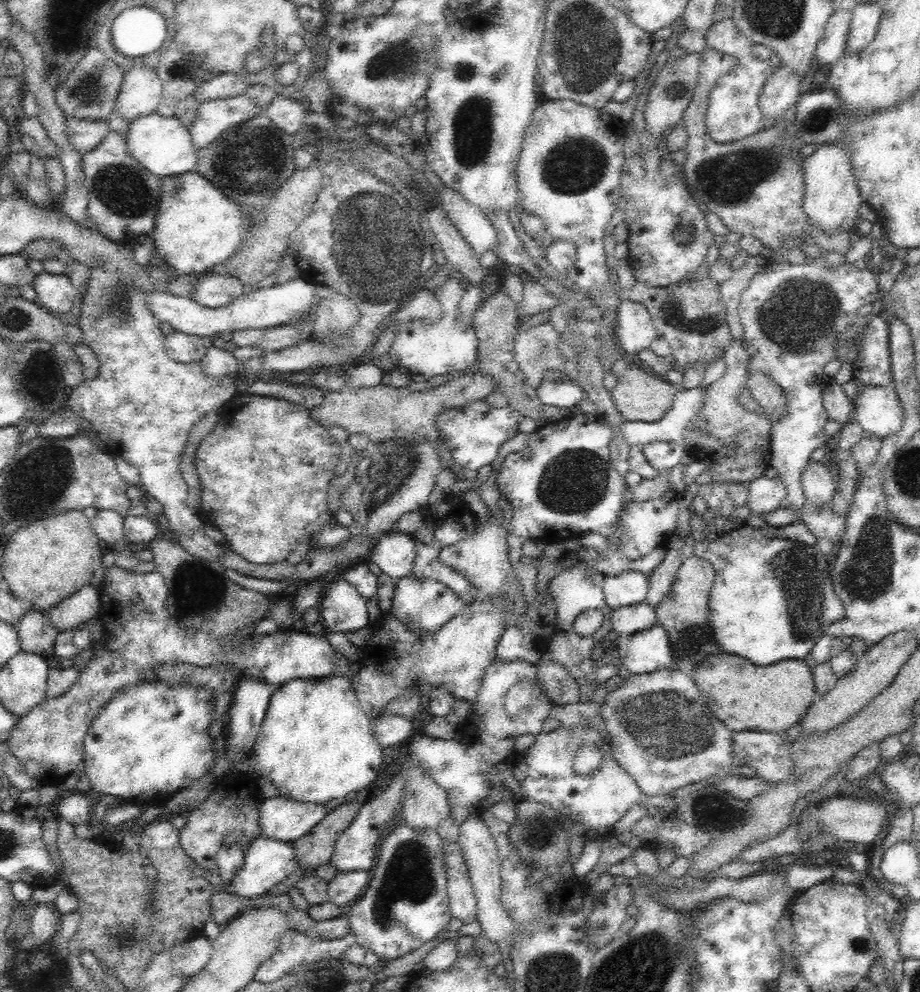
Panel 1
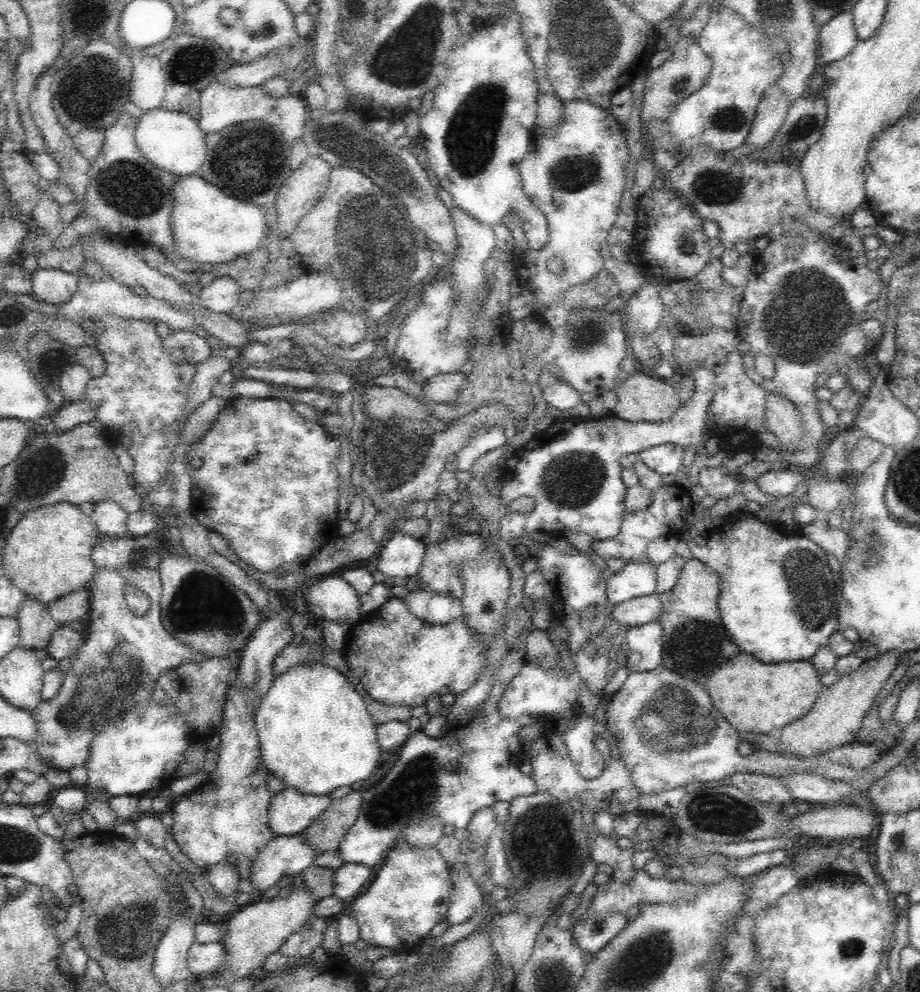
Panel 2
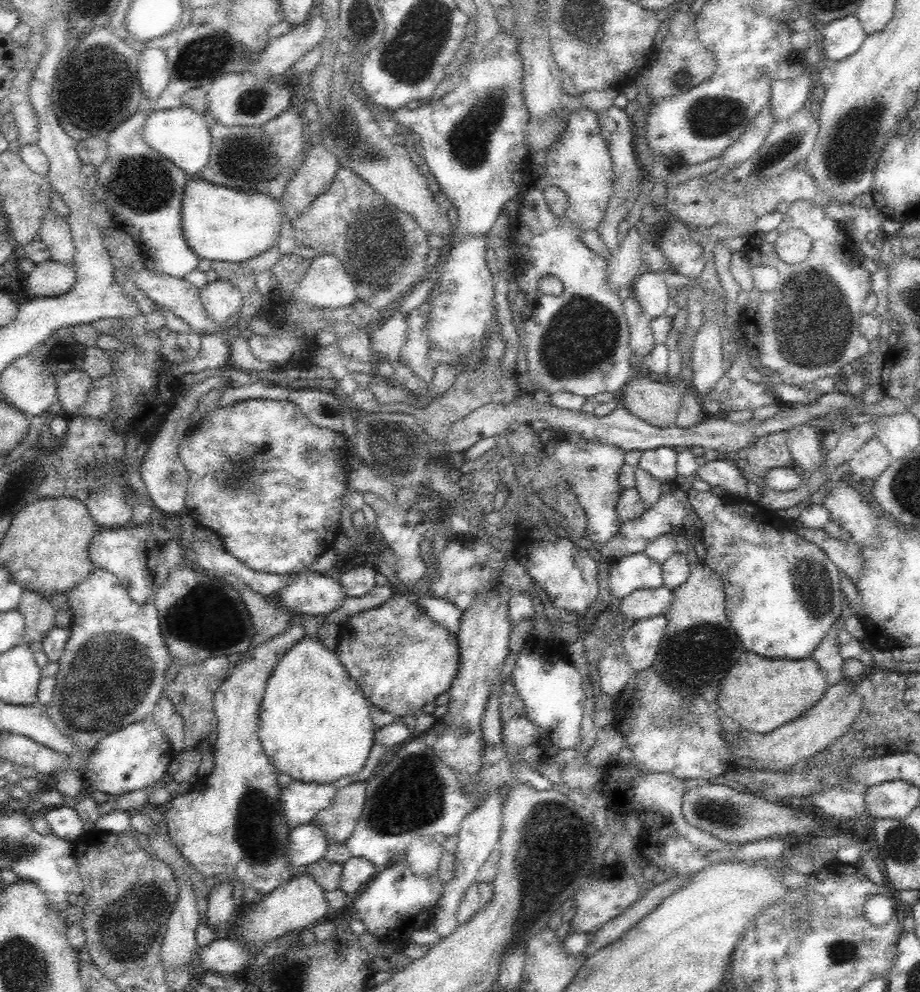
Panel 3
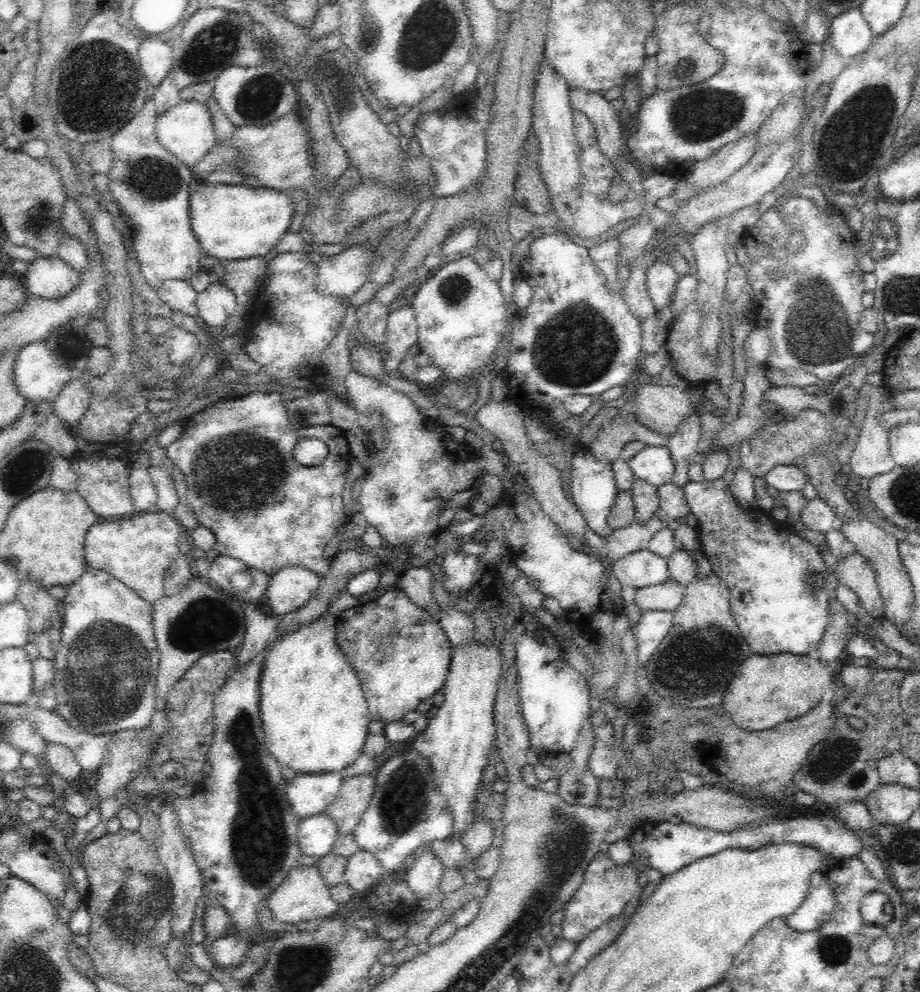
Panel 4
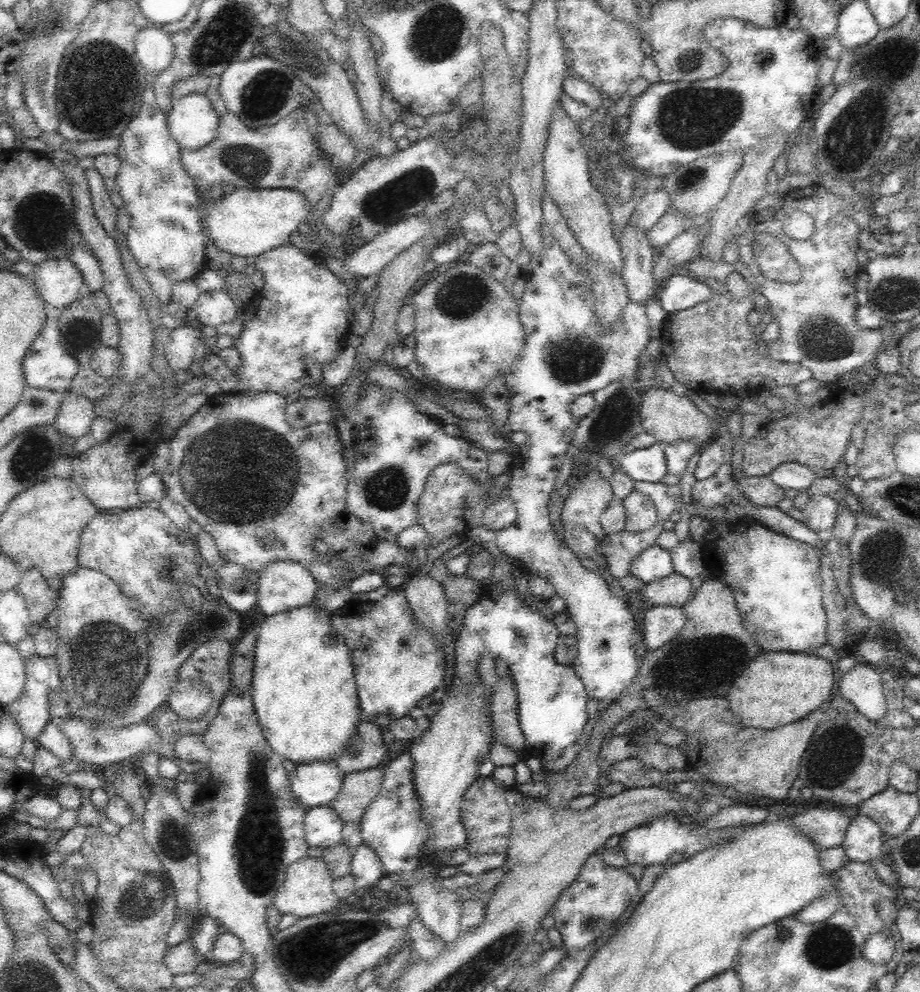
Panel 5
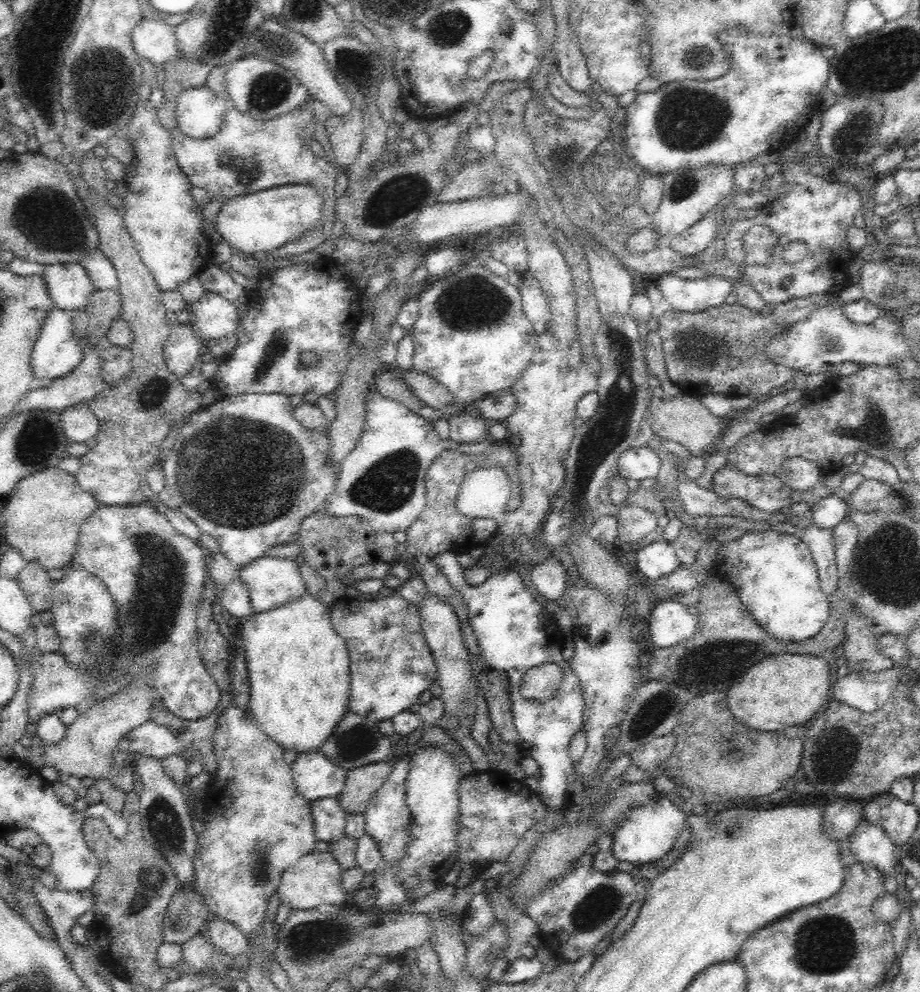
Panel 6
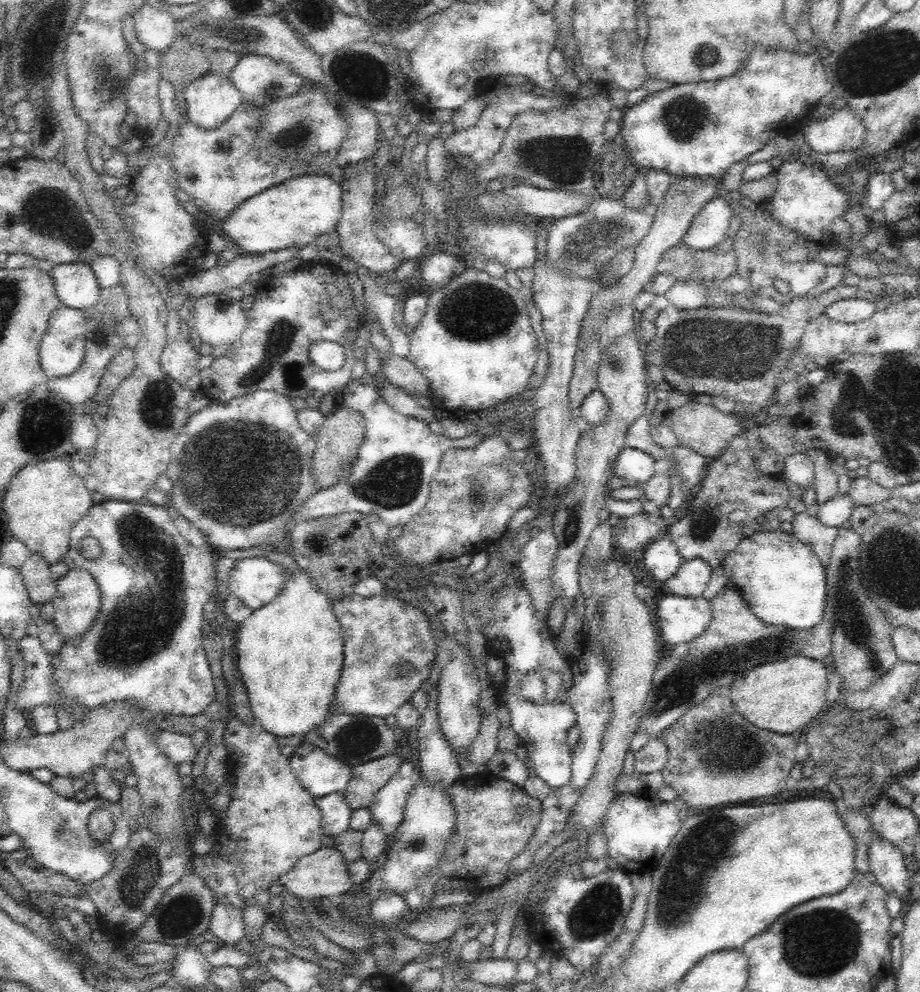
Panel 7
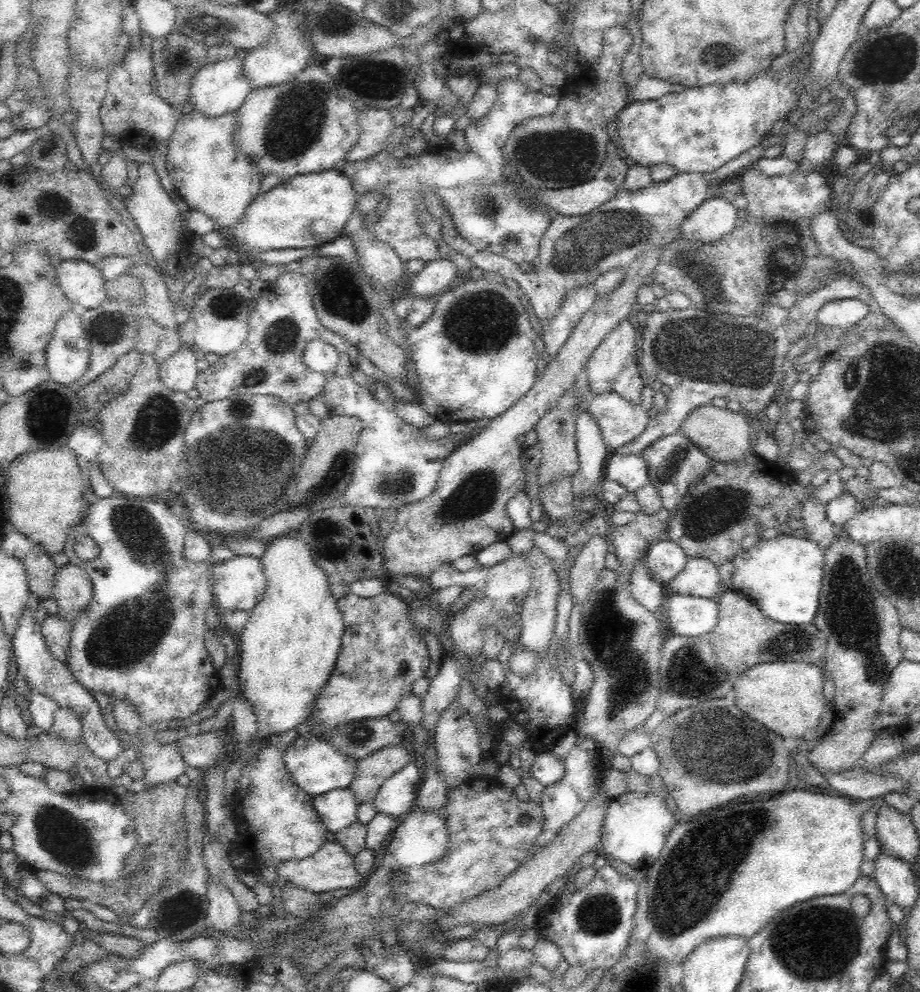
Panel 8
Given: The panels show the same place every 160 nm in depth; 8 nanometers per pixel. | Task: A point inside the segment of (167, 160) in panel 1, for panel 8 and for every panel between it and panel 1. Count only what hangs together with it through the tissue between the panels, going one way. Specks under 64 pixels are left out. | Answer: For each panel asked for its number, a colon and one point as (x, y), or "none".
2: (171, 140)
3: (181, 135)
4: (186, 129)
5: (193, 122)
6: (199, 112)
7: (211, 99)
8: (218, 88)

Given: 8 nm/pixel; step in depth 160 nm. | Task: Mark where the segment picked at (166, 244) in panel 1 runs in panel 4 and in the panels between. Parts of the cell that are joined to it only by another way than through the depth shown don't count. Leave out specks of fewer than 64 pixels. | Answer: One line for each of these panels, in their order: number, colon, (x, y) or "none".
2: (208, 227)
3: (219, 224)
4: (231, 222)

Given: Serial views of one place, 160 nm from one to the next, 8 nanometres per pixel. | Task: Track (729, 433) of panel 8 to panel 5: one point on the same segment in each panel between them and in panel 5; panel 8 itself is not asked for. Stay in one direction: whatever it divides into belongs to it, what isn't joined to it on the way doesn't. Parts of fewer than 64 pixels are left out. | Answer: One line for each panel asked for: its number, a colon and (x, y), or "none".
5: (669, 417)
6: (683, 419)
7: (705, 429)

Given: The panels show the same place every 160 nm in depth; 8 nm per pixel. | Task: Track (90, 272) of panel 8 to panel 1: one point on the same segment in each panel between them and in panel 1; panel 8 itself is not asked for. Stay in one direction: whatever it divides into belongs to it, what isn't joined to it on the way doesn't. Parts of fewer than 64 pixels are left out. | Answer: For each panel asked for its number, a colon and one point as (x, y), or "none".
1: (54, 292)
2: (55, 287)
3: (51, 278)
4: (50, 277)
5: (57, 281)
6: (69, 286)
7: (76, 285)

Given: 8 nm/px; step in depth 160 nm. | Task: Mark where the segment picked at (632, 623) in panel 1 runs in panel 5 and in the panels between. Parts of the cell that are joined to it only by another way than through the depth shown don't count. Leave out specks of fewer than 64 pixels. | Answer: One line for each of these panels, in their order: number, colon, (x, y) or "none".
2: (640, 610)
3: (646, 603)
4: (667, 595)
5: (674, 590)

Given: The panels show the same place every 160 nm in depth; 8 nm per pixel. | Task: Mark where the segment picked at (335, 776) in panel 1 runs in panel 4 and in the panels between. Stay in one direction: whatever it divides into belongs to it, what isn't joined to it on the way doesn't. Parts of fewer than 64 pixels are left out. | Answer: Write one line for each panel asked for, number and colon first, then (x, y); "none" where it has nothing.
2: (316, 735)
3: (314, 721)
4: (315, 717)

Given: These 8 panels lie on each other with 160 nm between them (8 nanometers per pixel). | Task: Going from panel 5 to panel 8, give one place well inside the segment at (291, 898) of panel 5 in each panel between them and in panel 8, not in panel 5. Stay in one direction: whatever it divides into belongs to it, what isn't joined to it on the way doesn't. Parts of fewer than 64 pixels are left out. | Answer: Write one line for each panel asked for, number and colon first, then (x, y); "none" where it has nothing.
6: (314, 880)
7: (323, 874)
8: (331, 867)

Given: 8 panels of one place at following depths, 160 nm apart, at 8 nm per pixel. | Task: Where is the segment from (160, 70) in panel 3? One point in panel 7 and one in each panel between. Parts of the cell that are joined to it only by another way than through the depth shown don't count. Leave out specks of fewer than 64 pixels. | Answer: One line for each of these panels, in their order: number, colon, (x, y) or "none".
4: (156, 58)
5: (154, 48)
6: (155, 40)
7: (156, 29)

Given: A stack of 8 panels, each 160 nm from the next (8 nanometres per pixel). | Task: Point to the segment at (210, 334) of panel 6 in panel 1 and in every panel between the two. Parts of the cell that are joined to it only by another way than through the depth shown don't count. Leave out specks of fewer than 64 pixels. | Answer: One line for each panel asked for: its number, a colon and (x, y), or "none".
1: (214, 290)
2: (221, 295)
3: (221, 299)
4: (217, 303)
5: (214, 307)

